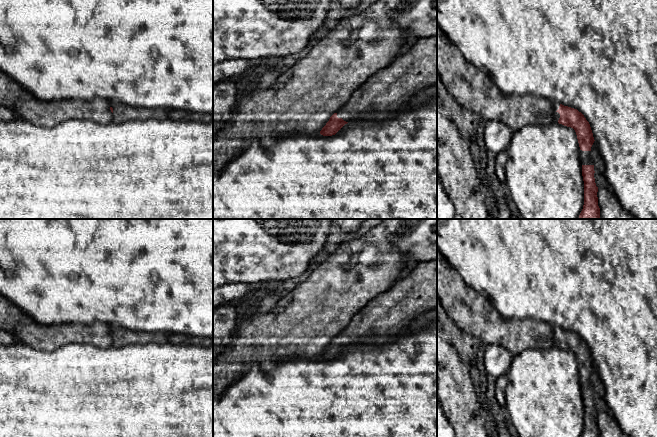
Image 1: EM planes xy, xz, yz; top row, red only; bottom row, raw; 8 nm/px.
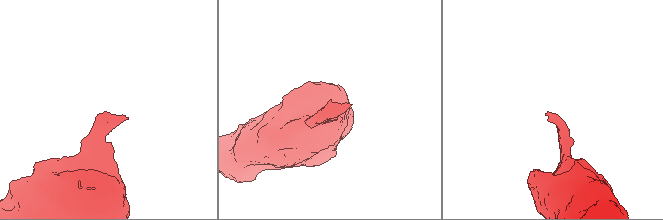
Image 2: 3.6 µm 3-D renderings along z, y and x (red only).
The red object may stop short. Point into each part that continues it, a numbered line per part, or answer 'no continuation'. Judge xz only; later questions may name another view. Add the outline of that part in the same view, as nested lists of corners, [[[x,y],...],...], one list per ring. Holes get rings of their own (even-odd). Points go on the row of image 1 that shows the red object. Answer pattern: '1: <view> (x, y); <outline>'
1: xz (388, 90); [[[437,35],[412,40],[410,50],[371,76],[337,111],[346,122],[384,119],[419,91],[437,84]]]

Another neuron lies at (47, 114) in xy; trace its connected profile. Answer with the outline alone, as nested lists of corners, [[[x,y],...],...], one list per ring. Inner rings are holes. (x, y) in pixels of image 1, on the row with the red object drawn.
[[[1,70],[0,105],[11,109],[17,117],[46,128],[74,119],[102,125],[113,122],[110,102],[107,100],[96,98],[92,101],[40,101]]]

